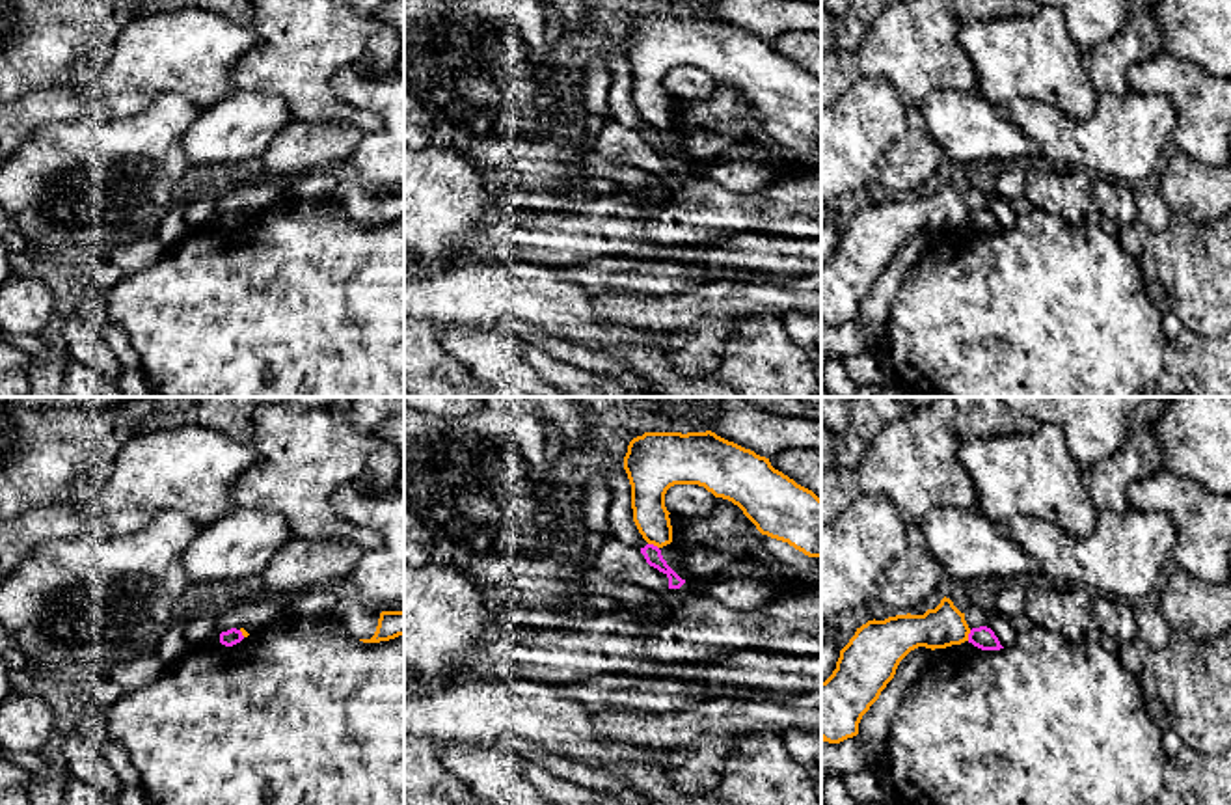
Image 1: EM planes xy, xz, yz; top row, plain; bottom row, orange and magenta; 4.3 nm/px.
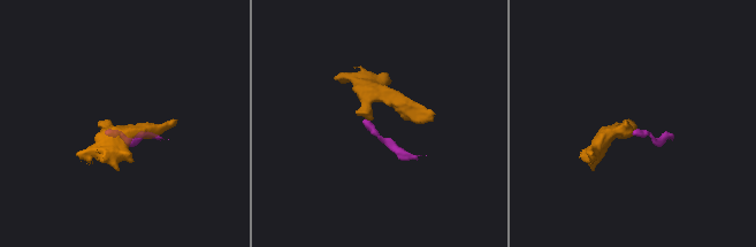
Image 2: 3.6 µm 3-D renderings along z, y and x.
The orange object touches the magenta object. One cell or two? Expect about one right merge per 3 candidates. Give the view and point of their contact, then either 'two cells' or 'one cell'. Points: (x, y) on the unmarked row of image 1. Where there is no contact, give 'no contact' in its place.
meets orange in xz at (654, 127); two cells

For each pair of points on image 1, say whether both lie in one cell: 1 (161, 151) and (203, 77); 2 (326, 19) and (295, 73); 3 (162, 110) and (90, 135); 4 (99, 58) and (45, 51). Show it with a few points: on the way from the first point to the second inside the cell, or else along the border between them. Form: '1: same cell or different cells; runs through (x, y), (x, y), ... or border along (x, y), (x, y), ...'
1: different cells; border along (202, 107), (175, 94), (161, 94), (146, 109)
2: same cell; runs through (313, 32), (300, 45), (297, 60)
3: same cell; runs through (144, 129), (138, 135), (108, 135)
4: same cell; runs through (86, 49), (58, 49)

